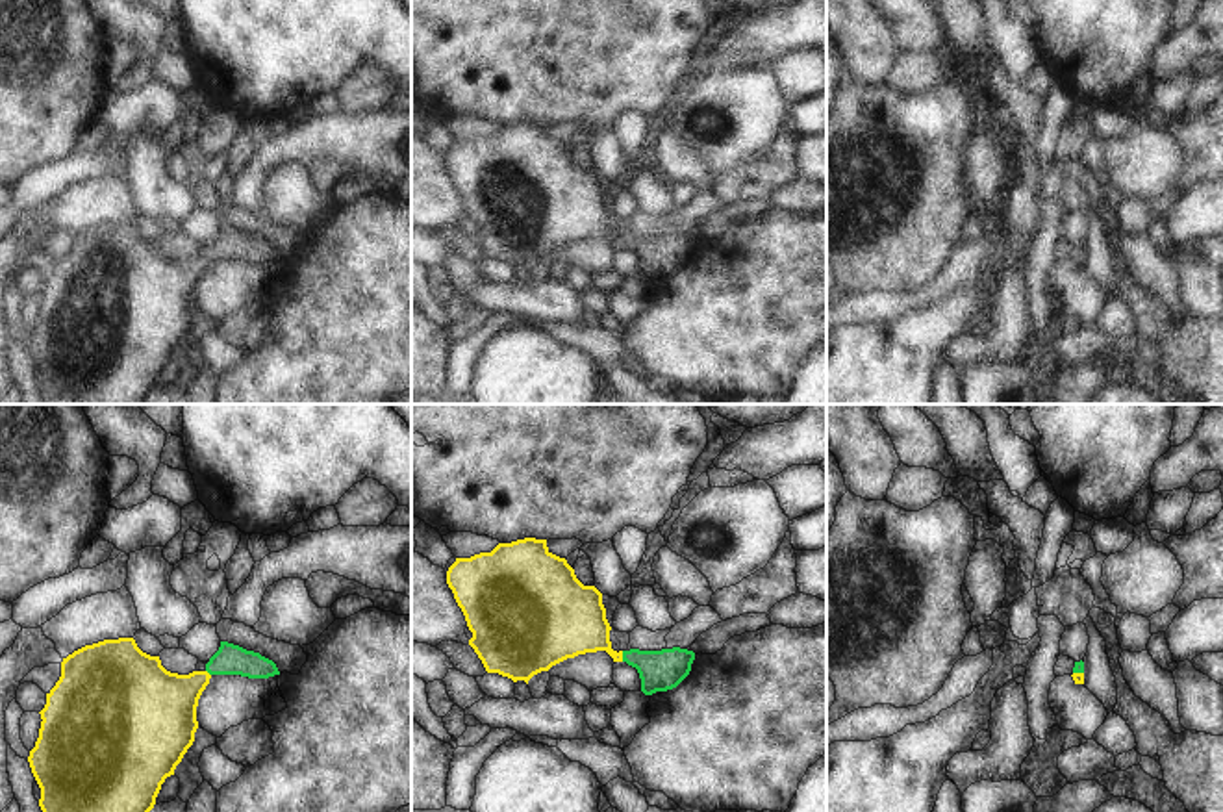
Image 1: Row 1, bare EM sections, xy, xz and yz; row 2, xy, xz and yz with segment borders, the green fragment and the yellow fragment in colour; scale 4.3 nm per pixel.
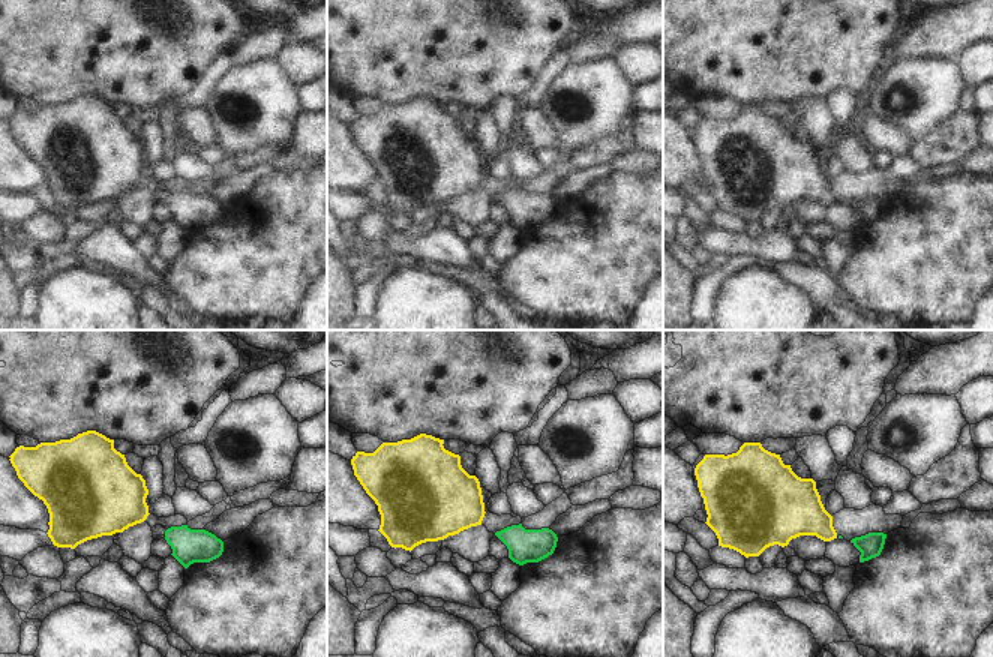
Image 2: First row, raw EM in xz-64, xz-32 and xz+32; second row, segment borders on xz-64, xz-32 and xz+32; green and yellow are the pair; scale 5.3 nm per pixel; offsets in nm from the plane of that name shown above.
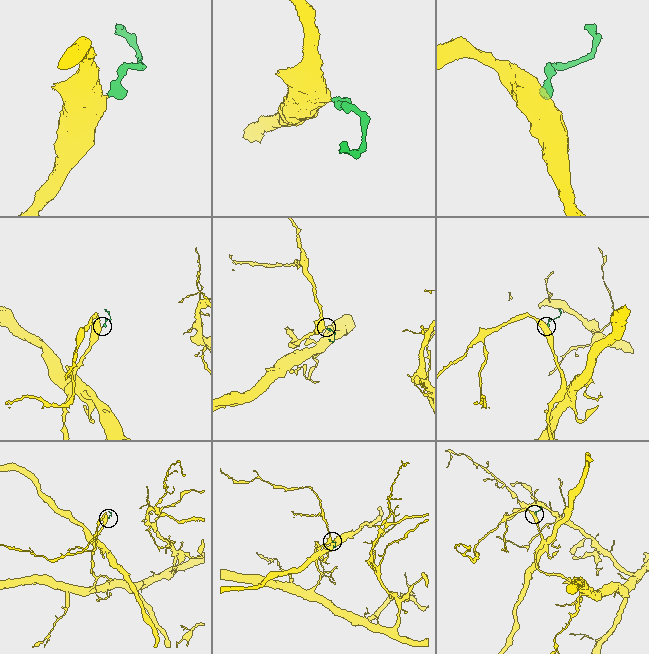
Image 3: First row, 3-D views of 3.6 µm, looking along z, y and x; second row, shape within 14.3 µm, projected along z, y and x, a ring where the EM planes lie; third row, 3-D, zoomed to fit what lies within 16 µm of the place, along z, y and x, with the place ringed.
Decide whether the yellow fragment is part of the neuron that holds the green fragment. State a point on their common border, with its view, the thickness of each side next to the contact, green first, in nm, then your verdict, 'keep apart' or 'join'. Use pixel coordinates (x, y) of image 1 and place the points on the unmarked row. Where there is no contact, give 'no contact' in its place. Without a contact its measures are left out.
xz (623, 241) | 180/260 nm | join

